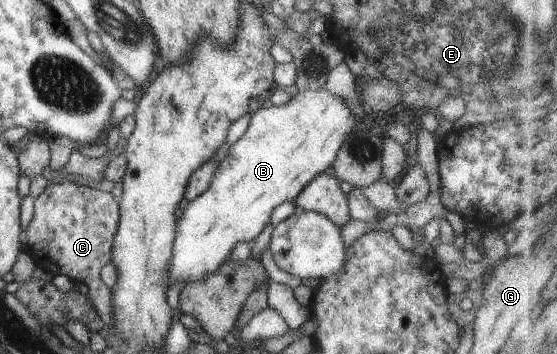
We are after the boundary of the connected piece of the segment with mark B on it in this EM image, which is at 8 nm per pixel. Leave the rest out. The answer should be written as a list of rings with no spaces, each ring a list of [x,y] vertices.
[[[325,88],[301,90],[292,94],[287,103],[269,108],[261,106],[252,115],[245,134],[231,145],[227,156],[219,161],[209,188],[191,201],[185,208],[184,216],[177,222],[175,242],[171,248],[171,264],[167,268],[169,284],[179,282],[185,285],[189,280],[201,280],[209,276],[219,268],[223,260],[229,258],[235,244],[256,240],[270,223],[275,206],[287,200],[293,201],[311,180],[332,166],[343,141],[359,119],[341,96]]]

